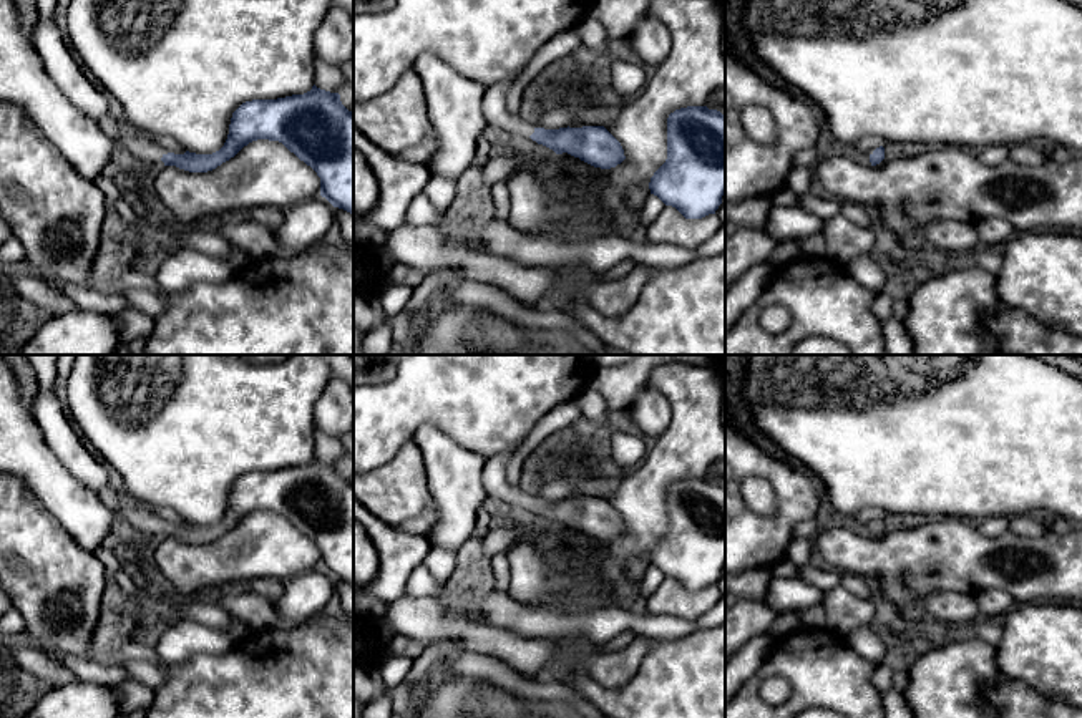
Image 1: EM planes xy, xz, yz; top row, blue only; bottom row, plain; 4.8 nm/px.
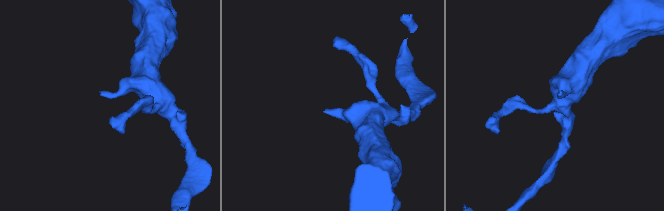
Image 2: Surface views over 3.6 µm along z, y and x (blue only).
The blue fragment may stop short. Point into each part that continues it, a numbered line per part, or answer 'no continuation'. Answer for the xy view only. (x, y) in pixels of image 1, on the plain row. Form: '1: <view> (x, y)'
1: xy (135, 518)

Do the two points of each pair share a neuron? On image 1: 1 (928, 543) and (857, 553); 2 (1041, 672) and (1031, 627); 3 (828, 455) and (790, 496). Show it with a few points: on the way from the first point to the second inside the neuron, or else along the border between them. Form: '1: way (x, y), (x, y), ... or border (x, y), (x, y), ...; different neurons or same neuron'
1: way (910, 553), (875, 553); same neuron
2: way (1041, 660), (1041, 642), (1038, 639); same neuron
3: border (797, 463), (809, 468), (823, 488); different neurons

